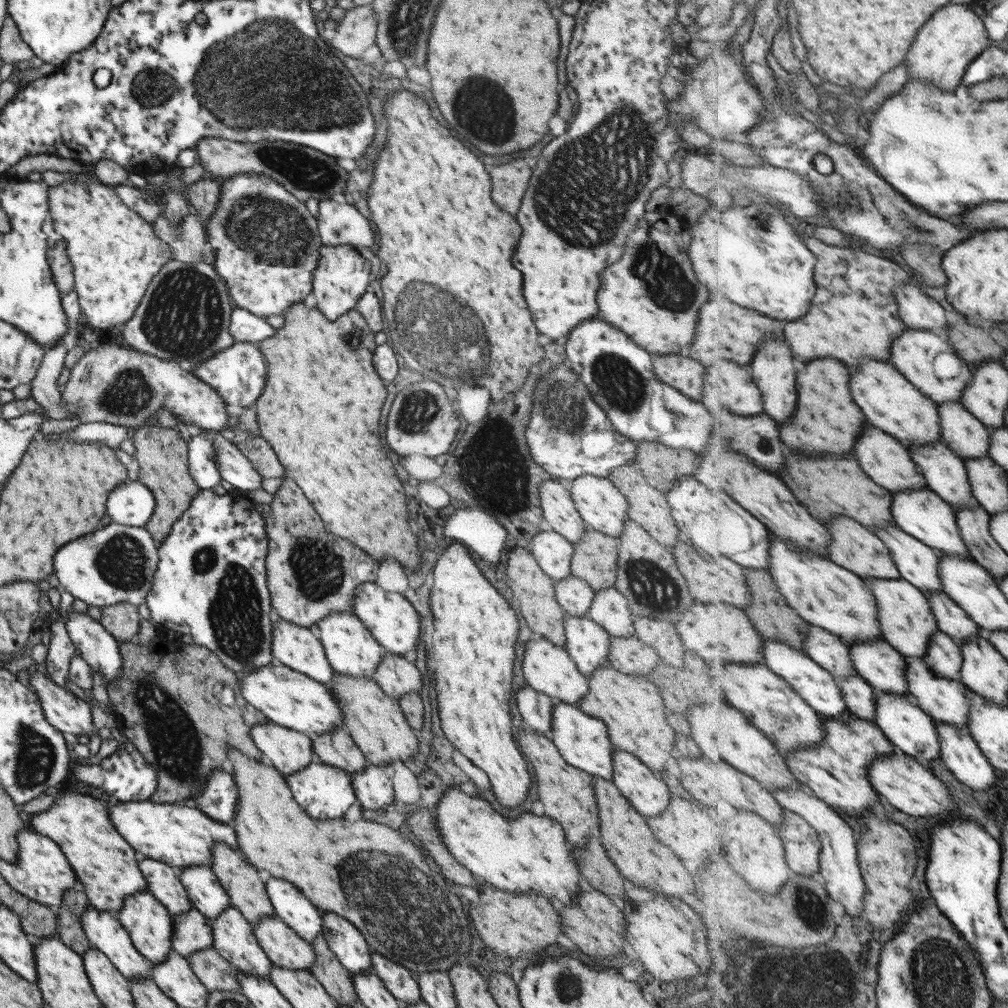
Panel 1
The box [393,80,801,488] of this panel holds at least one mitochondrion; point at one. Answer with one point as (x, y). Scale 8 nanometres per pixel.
(588, 183)

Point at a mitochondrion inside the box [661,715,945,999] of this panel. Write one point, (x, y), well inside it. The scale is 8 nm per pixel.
(810, 907)

